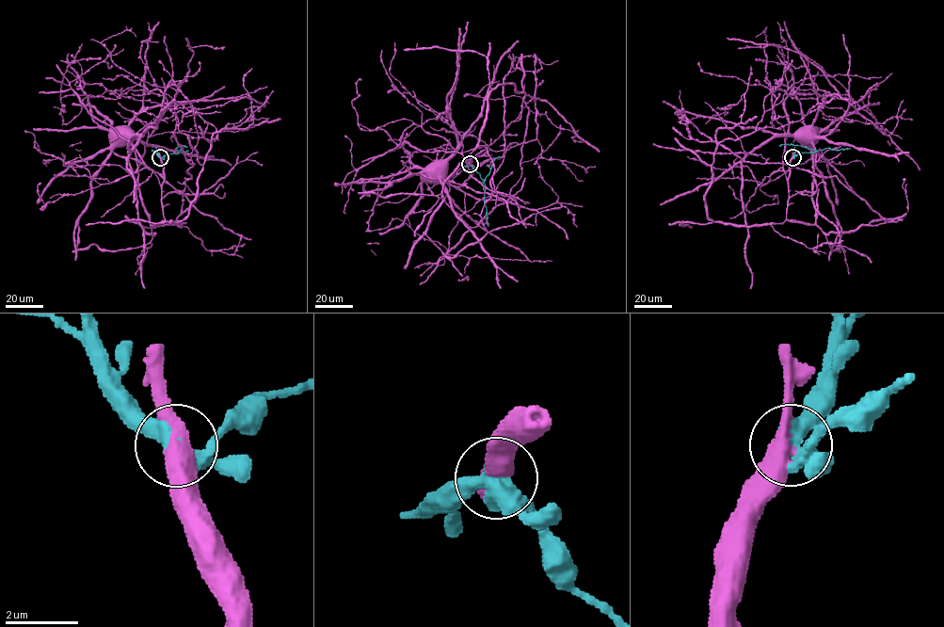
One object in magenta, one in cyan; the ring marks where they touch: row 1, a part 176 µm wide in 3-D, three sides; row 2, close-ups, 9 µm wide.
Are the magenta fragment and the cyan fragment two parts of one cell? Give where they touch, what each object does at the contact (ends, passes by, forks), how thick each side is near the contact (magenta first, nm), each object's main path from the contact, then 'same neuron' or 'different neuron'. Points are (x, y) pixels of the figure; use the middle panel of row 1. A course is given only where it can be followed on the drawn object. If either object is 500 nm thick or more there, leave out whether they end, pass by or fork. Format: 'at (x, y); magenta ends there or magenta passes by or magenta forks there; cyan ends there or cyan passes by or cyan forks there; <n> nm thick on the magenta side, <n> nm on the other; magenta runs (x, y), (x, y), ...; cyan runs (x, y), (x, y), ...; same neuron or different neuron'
at (470, 164); magenta passes by; cyan forks there; 440 nm thick on the magenta side, 400 nm on the other; magenta runs (470, 165), (490, 90), (513, 84), (534, 100), (536, 138), (504, 150), (440, 130), (476, 126); cyan runs (470, 165), (480, 173), (484, 191), (484, 179), (493, 160), (501, 156); different neuron

